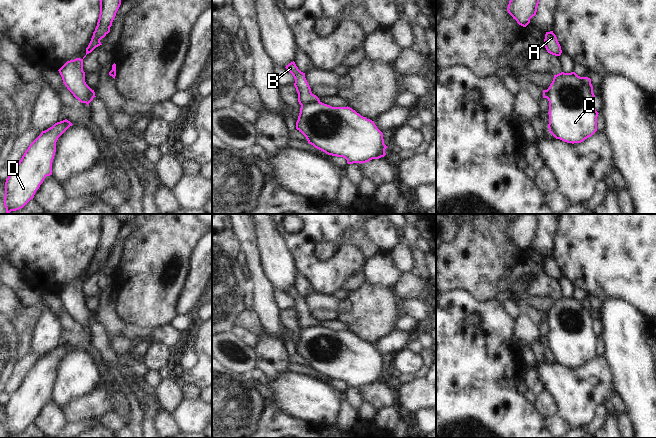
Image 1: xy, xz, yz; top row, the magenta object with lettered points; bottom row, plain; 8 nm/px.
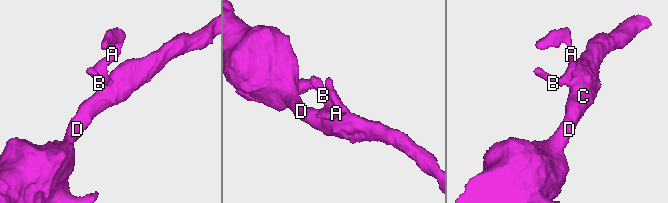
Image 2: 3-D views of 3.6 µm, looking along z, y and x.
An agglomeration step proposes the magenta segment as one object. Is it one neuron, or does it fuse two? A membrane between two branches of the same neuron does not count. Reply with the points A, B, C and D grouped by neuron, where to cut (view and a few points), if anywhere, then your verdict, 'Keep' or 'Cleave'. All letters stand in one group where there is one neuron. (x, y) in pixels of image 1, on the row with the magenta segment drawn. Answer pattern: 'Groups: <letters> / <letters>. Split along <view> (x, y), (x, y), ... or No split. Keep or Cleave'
Groups: A B / C D. Split along xz (318, 99), (301, 105). Cleave.

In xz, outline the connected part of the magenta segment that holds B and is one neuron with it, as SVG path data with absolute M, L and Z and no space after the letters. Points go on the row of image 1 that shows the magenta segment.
M294 61L289 63L285 68L293 75L295 79L294 86L298 93L298 102L300 105L314 103L319 100L319 98L311 92L311 88L305 78L305 73L298 69Z

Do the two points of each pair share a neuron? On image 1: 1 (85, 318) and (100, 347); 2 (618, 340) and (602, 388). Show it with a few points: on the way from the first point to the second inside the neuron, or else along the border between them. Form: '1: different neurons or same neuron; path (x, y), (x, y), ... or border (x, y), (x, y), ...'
1: same neuron; path (91, 325), (97, 331), (99, 340)
2: different neurons; border (603, 355), (610, 368), (612, 383), (615, 389)

